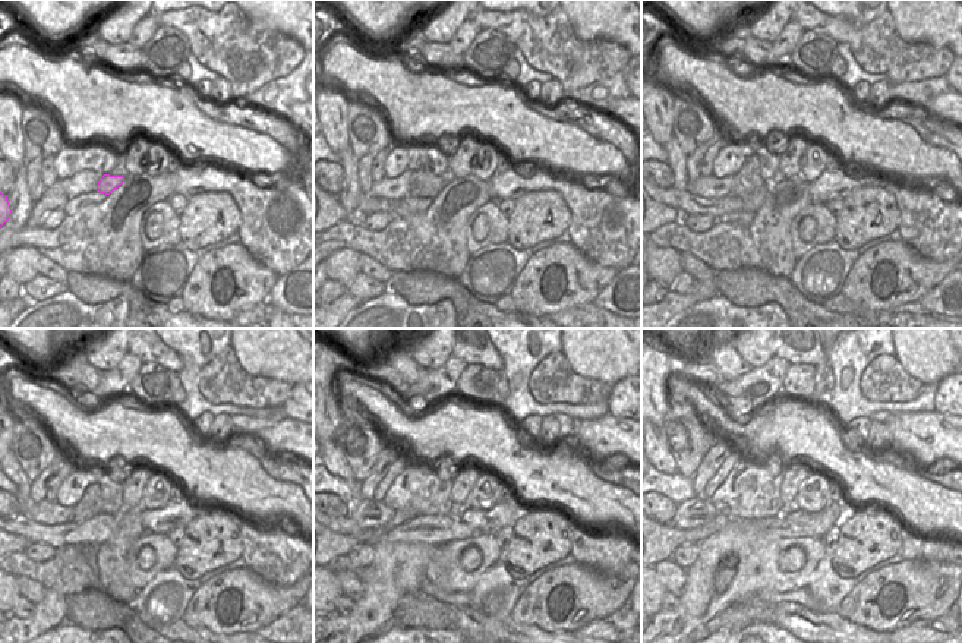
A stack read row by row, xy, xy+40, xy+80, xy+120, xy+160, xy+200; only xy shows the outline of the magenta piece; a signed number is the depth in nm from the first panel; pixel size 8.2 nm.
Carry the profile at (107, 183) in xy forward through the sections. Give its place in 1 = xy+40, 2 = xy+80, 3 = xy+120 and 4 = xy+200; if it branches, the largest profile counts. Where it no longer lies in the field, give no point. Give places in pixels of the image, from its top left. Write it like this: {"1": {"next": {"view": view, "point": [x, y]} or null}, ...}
{"1": {"next": {"view": "xy+40", "point": [423, 183]}}, "2": {"next": {"view": "xy+80", "point": [748, 179]}}, "3": {"next": {"view": "xy+120", "point": [90, 506]}}, "4": {"next": {"view": "xy+200", "point": [671, 536]}}}

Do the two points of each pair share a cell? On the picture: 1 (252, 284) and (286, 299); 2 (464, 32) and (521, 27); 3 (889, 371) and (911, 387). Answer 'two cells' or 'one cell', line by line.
1: two cells
2: two cells
3: one cell

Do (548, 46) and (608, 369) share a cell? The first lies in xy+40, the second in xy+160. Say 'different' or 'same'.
different

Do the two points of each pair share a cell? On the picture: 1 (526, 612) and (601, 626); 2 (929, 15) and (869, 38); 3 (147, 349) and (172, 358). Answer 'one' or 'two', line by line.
1: two
2: two
3: one

